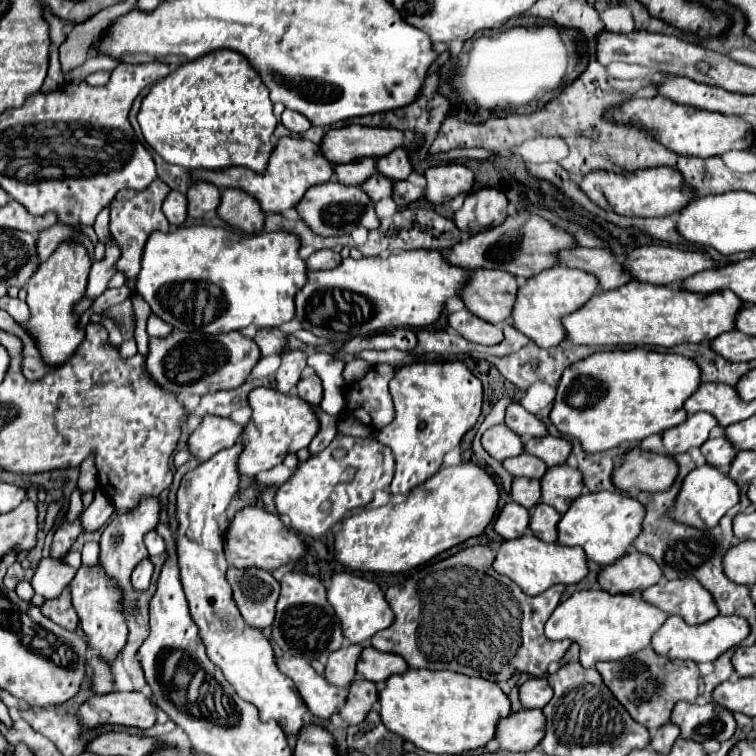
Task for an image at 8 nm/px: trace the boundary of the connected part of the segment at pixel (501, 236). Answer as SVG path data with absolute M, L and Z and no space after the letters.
M523 211L517 213L515 217L507 217L507 221L499 227L481 231L465 241L459 241L455 247L451 247L447 259L465 271L501 269L515 275L519 283L525 283L529 277L535 277L543 269L559 265L559 257L557 257L559 251L573 247L575 247L575 239L565 229L549 223L539 215Z

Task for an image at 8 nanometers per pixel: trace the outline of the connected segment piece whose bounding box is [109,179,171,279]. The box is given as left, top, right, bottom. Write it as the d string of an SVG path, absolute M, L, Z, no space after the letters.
M155 179L147 189L143 189L143 191L123 189L111 201L111 223L109 223L111 237L121 247L121 259L117 261L117 271L123 271L127 275L127 279L137 277L137 273L141 269L141 253L143 253L147 237L153 231L163 231L163 233L169 231L169 221L161 211L163 199L169 195L169 191L171 189L161 179Z

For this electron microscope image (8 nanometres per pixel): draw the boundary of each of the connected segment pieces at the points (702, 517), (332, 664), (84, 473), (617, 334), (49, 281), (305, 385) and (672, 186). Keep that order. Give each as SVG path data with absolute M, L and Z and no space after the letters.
M703 465L703 467L697 467L693 469L687 477L685 477L685 483L681 487L681 493L677 497L677 503L675 507L671 509L671 517L675 521L681 521L681 523L687 523L691 527L697 527L697 529L711 529L719 523L719 519L739 503L739 485L725 473L721 473L717 467L713 465Z
M349 645L329 655L325 667L325 679L337 687L349 687L355 681L355 665L363 651L363 645Z
M91 457L85 459L85 463L81 463L81 475L79 475L79 483L77 483L79 491L95 491L97 489L97 469Z
M631 281L615 291L599 291L597 297L591 297L579 311L563 317L567 329L567 341L575 345L653 345L653 347L673 347L681 343L703 343L711 341L721 333L735 329L735 317L743 309L743 301L733 291L717 293L693 293L677 287L661 287L653 283Z
M69 243L69 245L61 245L45 263L39 265L37 273L29 279L27 305L31 317L29 321L19 325L35 339L45 365L51 367L63 365L85 339L85 329L79 327L79 317L73 313L73 307L85 295L89 269L91 269L91 259L87 257L85 247L81 247L79 243Z
M309 375L309 377L303 377L299 383L297 383L297 395L311 403L311 405L319 405L321 397L323 397L323 385L321 385L321 379L317 375Z
M641 169L641 173L625 173L625 175L593 171L581 179L579 187L599 207L629 217L677 215L685 205L689 205L689 201L695 199L695 193L689 193L689 189L681 185L681 173L673 173L673 169Z

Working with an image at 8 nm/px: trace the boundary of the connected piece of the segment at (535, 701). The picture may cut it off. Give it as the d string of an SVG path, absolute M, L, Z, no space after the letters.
M545 677L529 679L519 687L519 699L525 709L533 709L533 707L543 709L551 701L551 697L553 697L553 689L549 687Z

